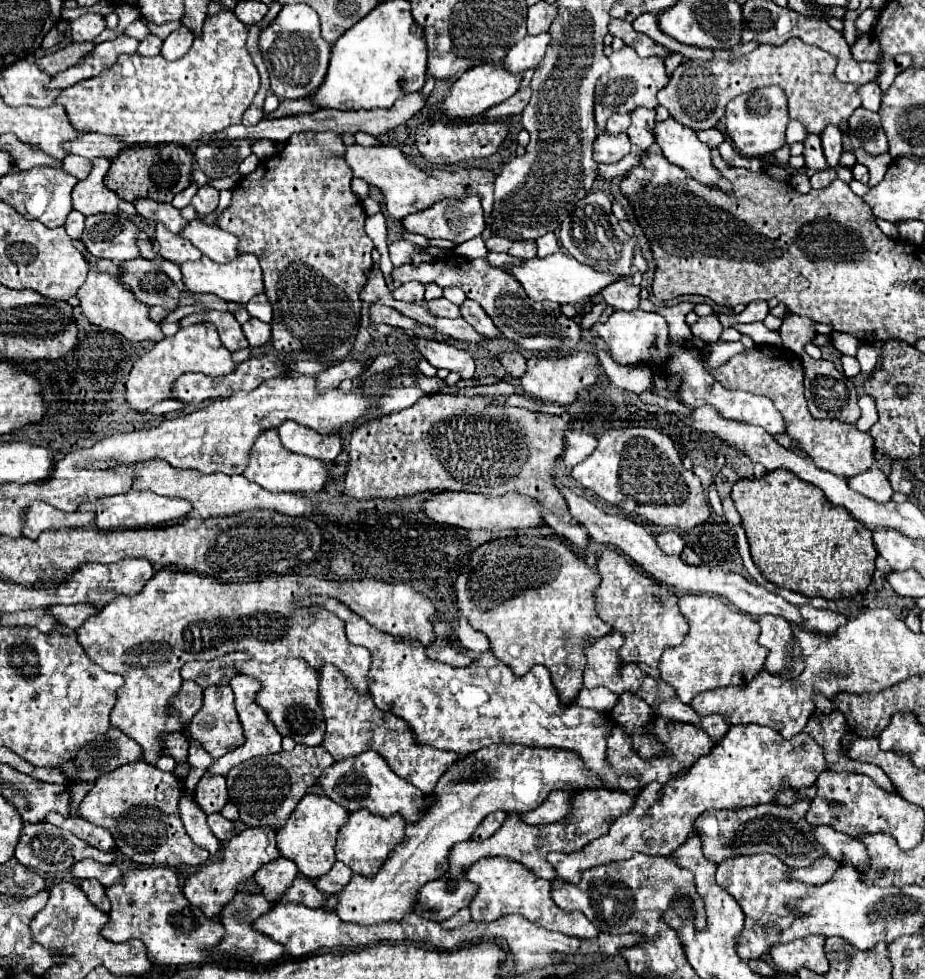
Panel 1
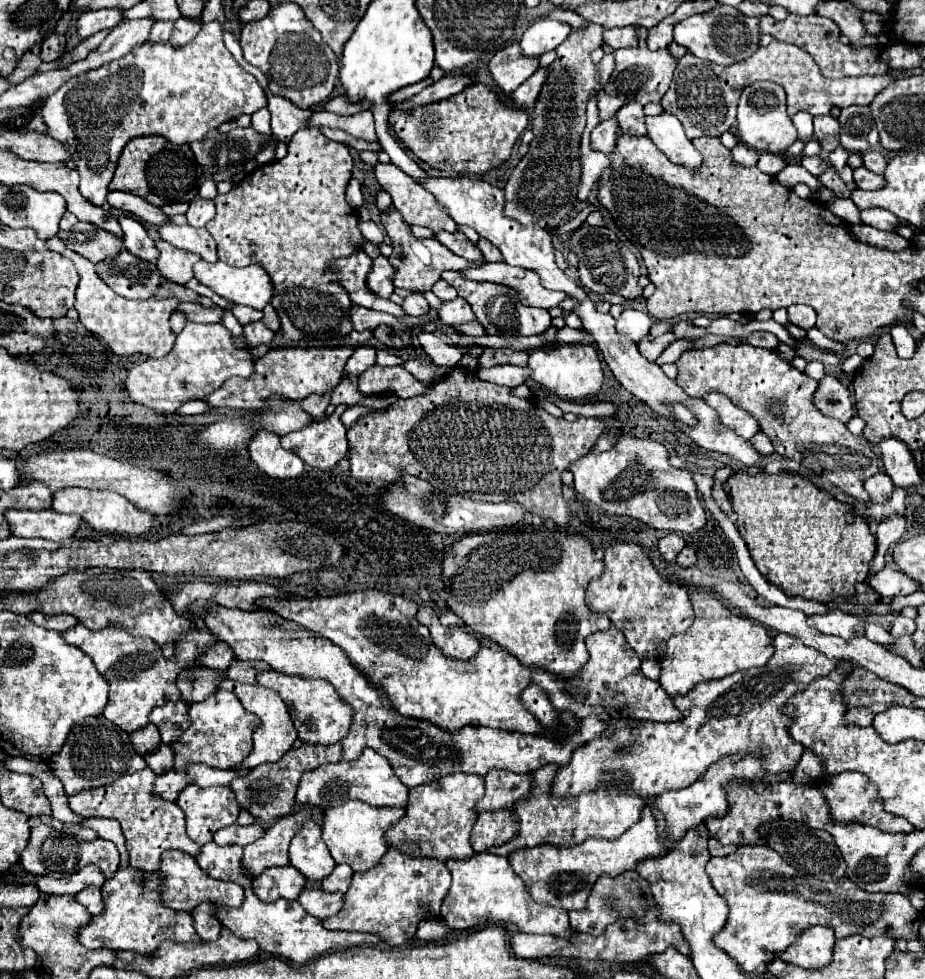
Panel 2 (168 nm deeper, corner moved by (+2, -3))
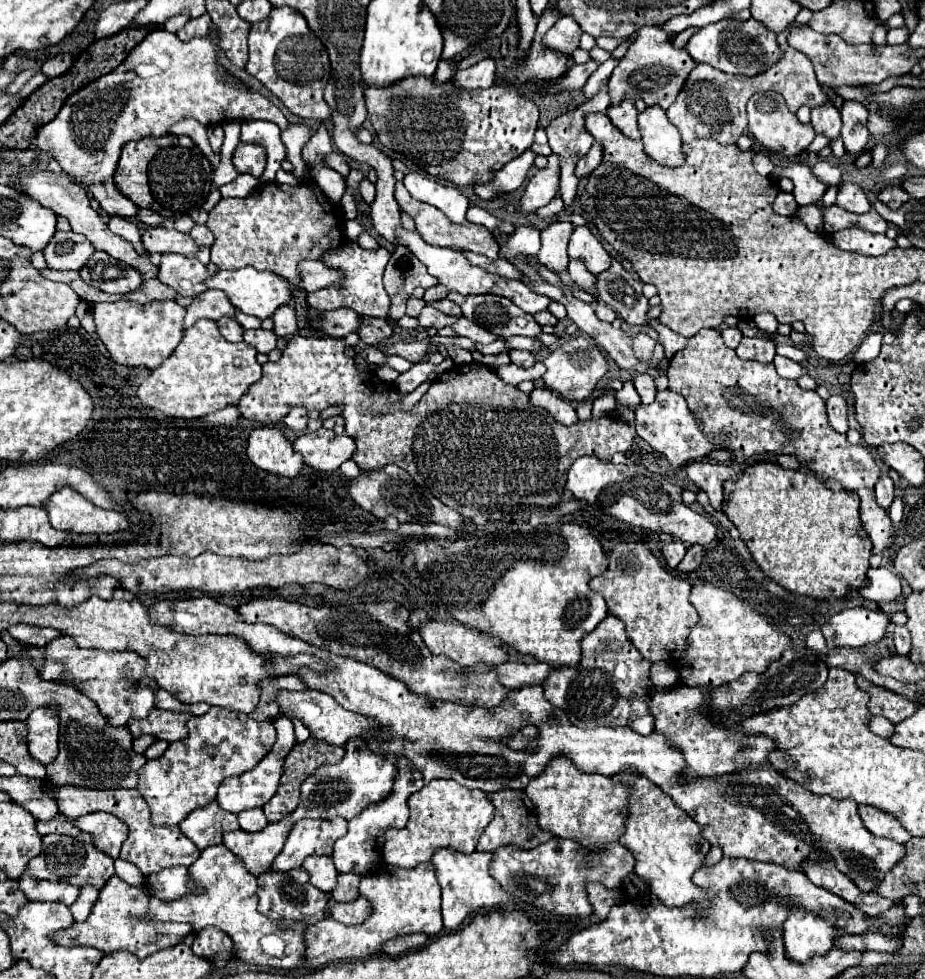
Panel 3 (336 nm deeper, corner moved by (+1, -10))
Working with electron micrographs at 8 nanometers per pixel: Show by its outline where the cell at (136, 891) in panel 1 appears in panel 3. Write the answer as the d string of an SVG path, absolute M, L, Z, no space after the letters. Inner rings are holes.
M113 875L107 881L107 885L103 887L103 891L99 891L99 899L93 905L93 911L89 913L89 917L83 923L73 923L71 927L53 933L51 939L57 945L95 947L103 953L129 951L129 953L137 955L139 959L145 959L145 957L157 953L159 949L173 947L177 943L185 941L185 937L191 933L191 925L147 921L145 919L147 905L149 905L149 893L147 893L145 887L131 887L123 879Z

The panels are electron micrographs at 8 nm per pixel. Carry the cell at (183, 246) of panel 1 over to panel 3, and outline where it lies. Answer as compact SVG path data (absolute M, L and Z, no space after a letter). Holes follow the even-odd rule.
M165 253L161 255L159 281L173 287L179 295L195 297L207 291L205 279L209 277L207 267L199 259L187 259L183 255Z

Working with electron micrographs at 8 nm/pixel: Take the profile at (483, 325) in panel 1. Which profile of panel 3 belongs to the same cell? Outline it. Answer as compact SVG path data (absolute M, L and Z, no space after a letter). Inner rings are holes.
M449 299L431 301L431 307L435 307L435 309L443 311L443 313L447 313L447 315L461 315L461 313L459 313L459 307L457 307L453 301L449 301Z

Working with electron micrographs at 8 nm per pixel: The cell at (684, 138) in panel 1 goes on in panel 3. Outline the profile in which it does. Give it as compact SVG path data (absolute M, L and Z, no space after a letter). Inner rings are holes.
M659 105L647 107L637 115L643 151L659 161L661 165L675 167L683 163L683 151L681 151L681 137L675 125L667 119L665 111Z

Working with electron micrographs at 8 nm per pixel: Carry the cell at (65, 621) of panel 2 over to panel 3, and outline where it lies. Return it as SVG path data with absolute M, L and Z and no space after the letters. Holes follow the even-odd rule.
M23 623L7 627L7 633L9 633L11 637L15 637L17 641L21 641L23 645L35 645L35 647L43 647L43 645L47 645L49 641L53 641L55 637L61 635L57 629L23 625Z

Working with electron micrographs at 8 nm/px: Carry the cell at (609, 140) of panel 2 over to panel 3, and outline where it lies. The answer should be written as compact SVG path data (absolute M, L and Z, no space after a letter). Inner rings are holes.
M593 145L589 151L587 151L587 155L583 155L579 161L577 161L577 167L575 167L575 177L587 177L599 163L601 163L601 157L603 157L603 153L601 153L601 149L599 149L599 145Z

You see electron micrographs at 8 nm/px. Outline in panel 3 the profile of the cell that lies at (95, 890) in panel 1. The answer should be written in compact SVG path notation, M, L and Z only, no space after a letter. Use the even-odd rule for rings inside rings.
M91 885L81 887L81 889L79 889L79 897L77 897L77 901L69 907L73 919L75 919L75 921L85 921L85 919L89 917L91 909L93 909L97 897L99 897L99 891L97 891L95 887L91 887Z

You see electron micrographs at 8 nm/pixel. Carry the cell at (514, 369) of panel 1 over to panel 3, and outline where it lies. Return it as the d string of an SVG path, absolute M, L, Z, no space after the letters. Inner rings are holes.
M509 351L509 357L519 367L533 367L535 365L535 357L529 351Z

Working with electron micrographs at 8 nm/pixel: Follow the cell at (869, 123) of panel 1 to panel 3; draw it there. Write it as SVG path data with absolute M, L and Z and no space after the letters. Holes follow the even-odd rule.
M845 101L841 107L843 129L841 137L845 141L845 149L851 155L859 155L869 145L869 129L867 129L867 109L859 101Z

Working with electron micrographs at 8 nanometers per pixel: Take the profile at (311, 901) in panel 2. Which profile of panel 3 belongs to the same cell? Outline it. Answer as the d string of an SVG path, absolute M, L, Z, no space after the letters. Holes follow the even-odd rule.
M359 897L357 901L351 901L351 903L335 903L331 909L329 909L329 915L343 923L343 925L359 925L363 923L369 915L373 913L371 909L371 903L365 901L365 897Z

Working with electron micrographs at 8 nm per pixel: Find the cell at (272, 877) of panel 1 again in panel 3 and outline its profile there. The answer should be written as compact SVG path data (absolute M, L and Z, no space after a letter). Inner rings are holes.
M299 867L291 871L267 871L257 877L257 897L259 911L279 923L281 929L289 929L299 921L307 921L307 925L319 923L327 915L327 895L309 883L309 873Z

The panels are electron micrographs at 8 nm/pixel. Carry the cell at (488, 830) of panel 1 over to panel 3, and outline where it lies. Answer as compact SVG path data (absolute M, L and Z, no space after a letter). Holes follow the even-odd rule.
M499 791L499 793L491 793L487 795L487 799L493 803L495 807L495 817L493 821L485 827L485 831L479 837L477 843L477 851L495 851L501 845L519 845L521 849L533 849L549 839L553 839L551 833L543 831L537 823L537 813L535 813L535 805L531 803L531 799L525 795L525 791Z

